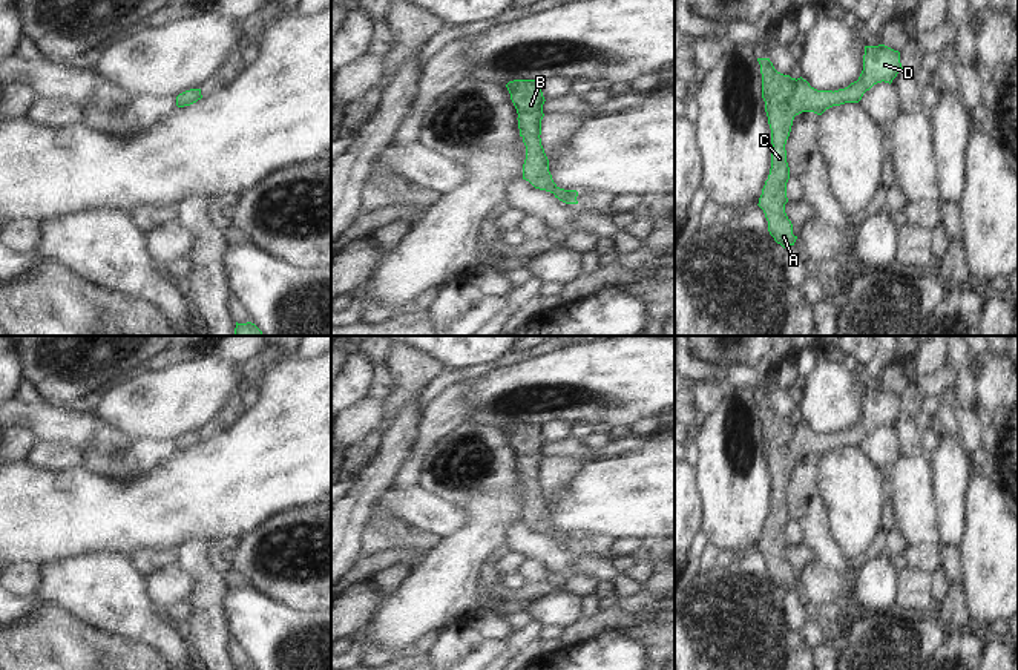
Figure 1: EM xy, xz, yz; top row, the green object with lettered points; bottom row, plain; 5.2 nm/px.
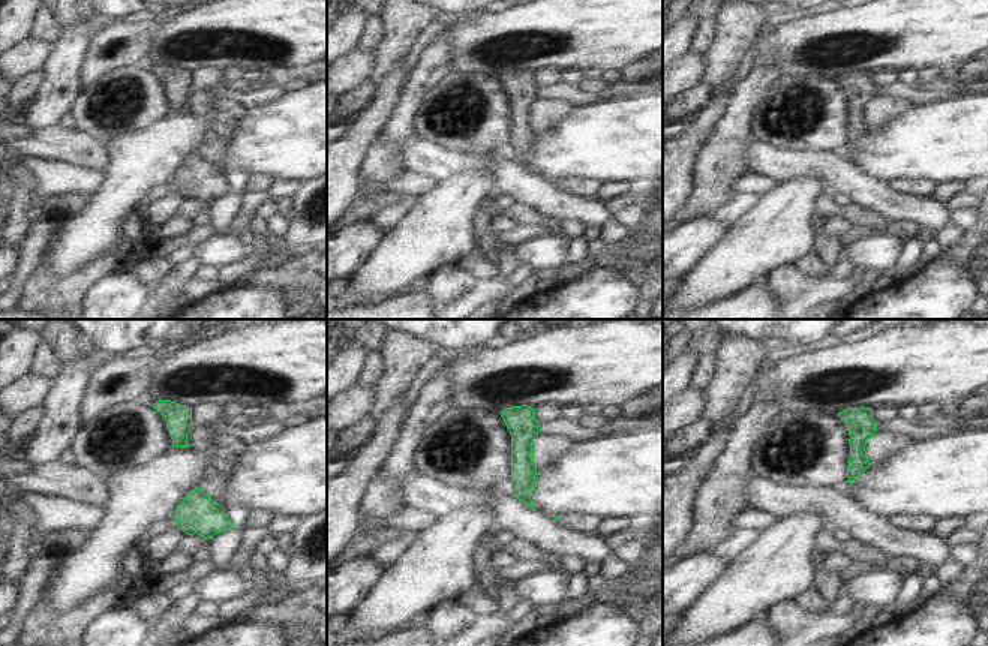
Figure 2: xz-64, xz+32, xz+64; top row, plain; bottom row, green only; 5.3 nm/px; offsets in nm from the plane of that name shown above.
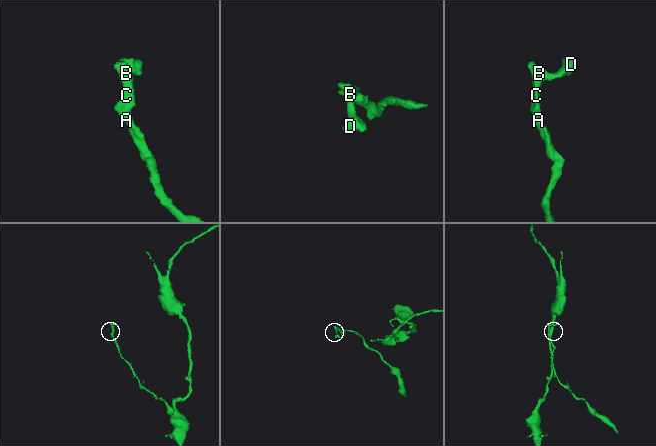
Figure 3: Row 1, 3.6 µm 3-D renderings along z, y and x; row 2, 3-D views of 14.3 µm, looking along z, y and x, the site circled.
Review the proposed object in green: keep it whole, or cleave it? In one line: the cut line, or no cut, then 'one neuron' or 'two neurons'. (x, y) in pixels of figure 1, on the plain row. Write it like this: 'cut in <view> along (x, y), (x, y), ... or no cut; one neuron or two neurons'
no cut; one neuron

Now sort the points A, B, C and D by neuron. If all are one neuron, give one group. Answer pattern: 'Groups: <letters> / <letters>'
Groups: A B C D

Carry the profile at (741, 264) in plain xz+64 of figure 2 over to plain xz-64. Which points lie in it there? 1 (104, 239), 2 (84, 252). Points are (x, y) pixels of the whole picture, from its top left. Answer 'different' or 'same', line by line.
1: same
2: same

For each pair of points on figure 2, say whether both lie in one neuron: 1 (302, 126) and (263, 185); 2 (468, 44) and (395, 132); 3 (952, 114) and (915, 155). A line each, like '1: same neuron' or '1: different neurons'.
1: different neurons
2: different neurons
3: same neuron

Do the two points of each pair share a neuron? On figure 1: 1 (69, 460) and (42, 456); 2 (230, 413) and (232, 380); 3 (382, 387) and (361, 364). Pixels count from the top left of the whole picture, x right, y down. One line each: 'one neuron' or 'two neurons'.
1: one neuron
2: two neurons
3: two neurons

